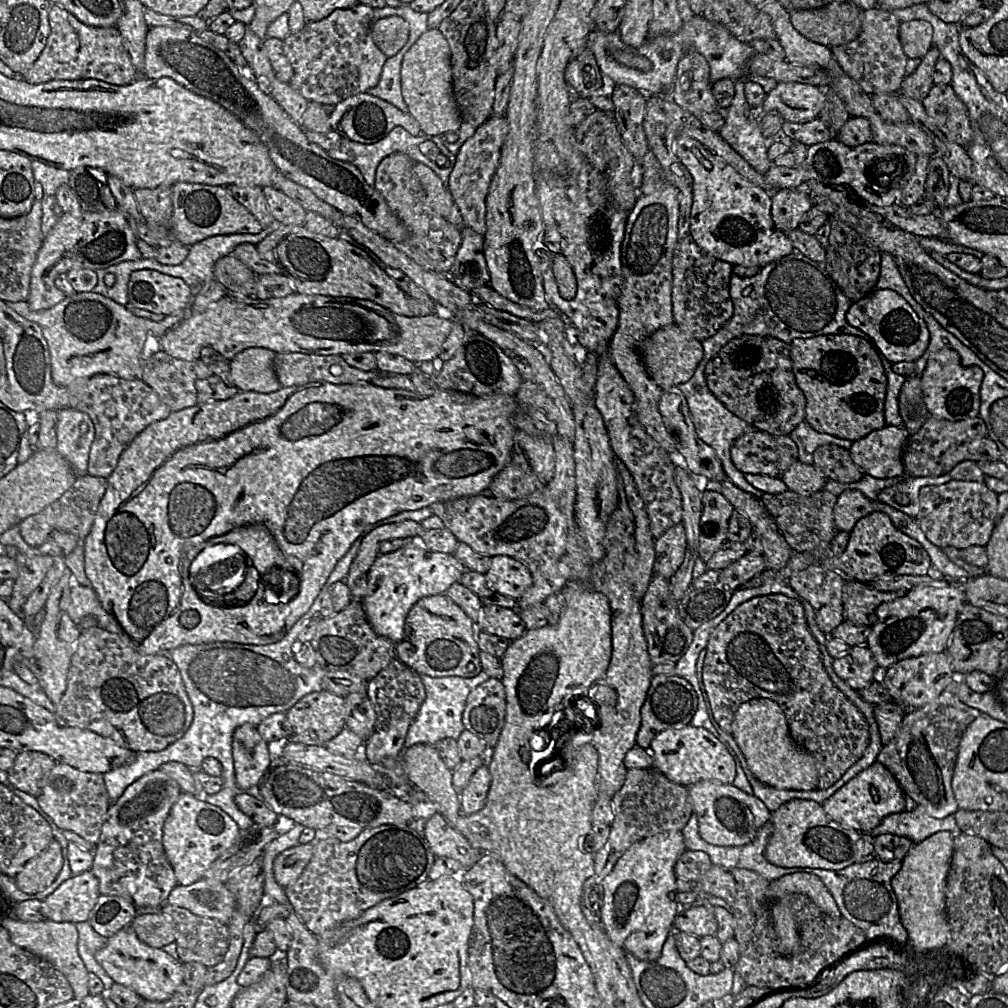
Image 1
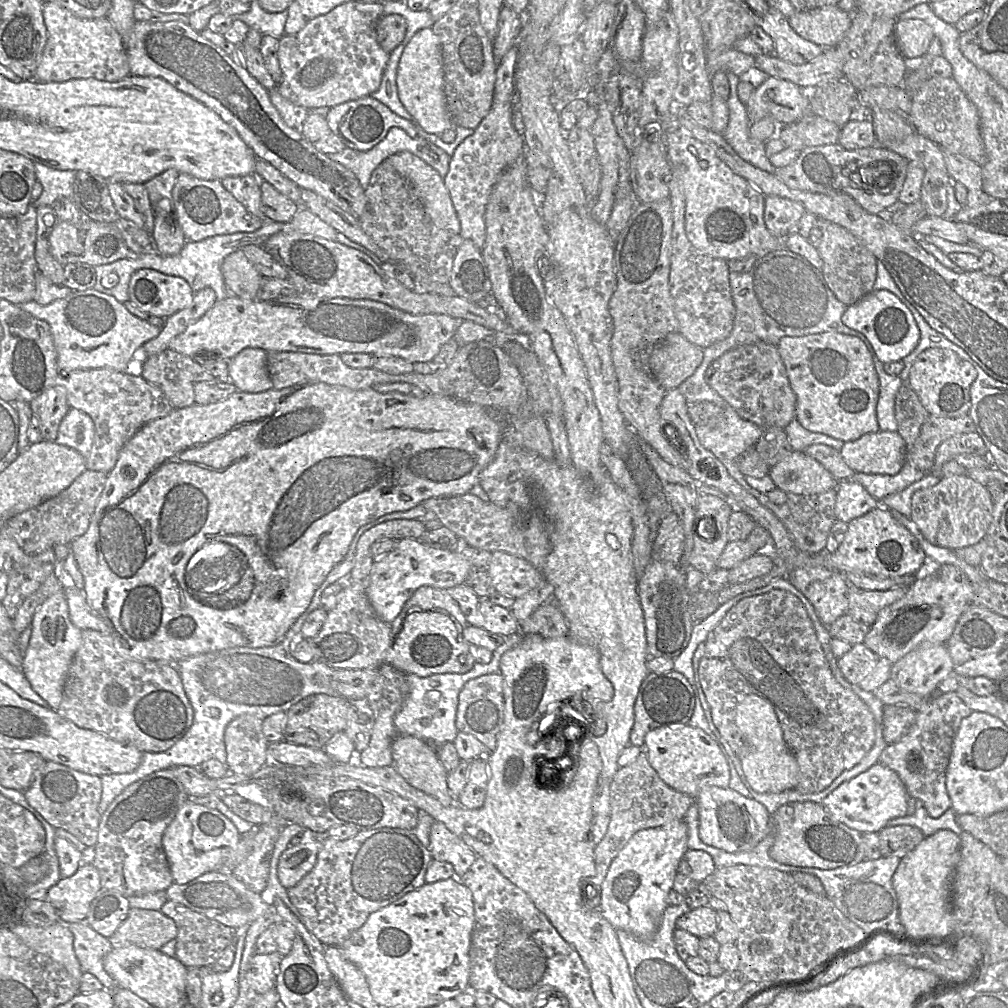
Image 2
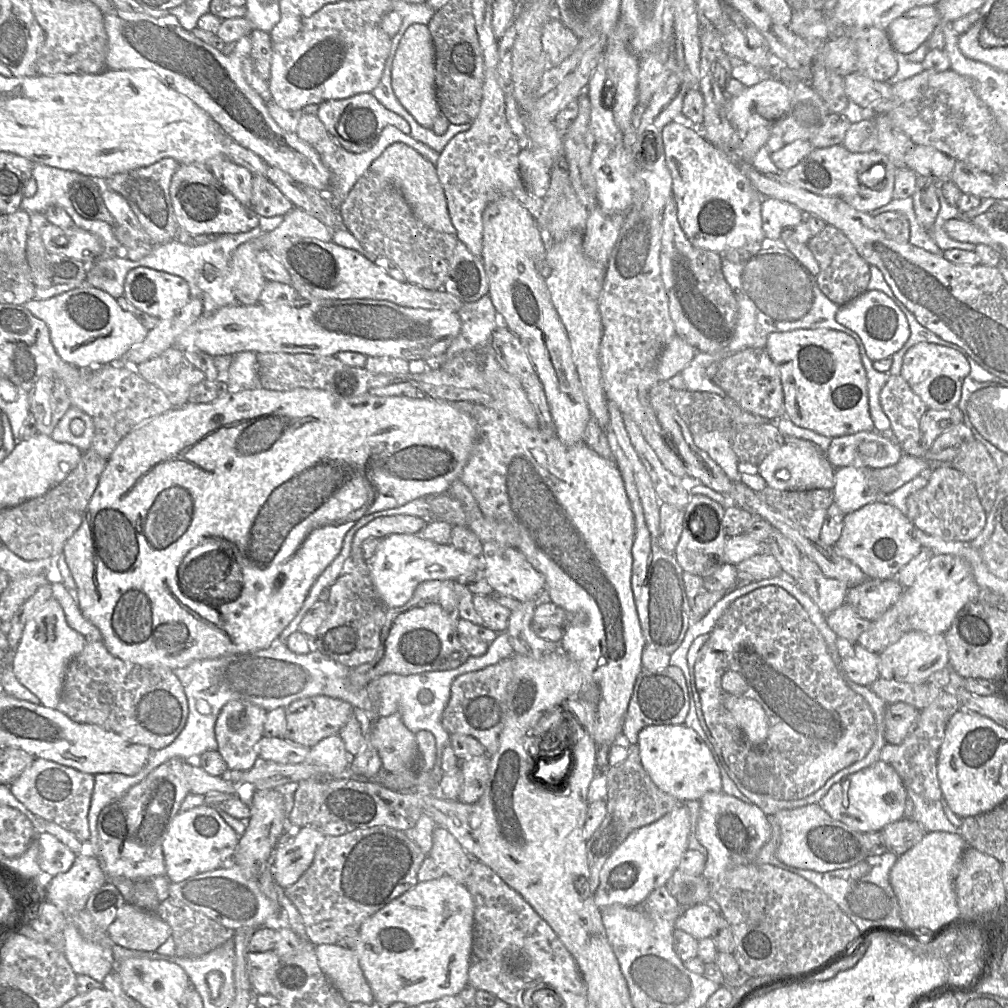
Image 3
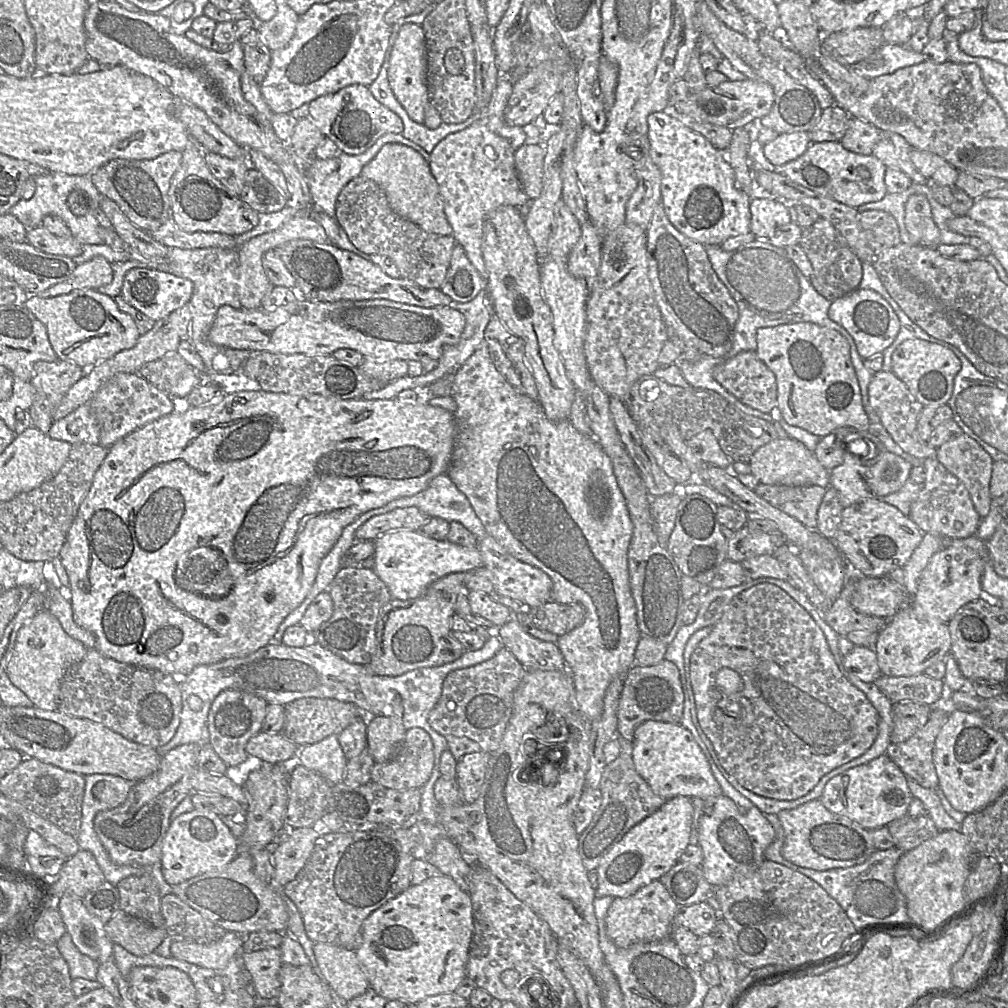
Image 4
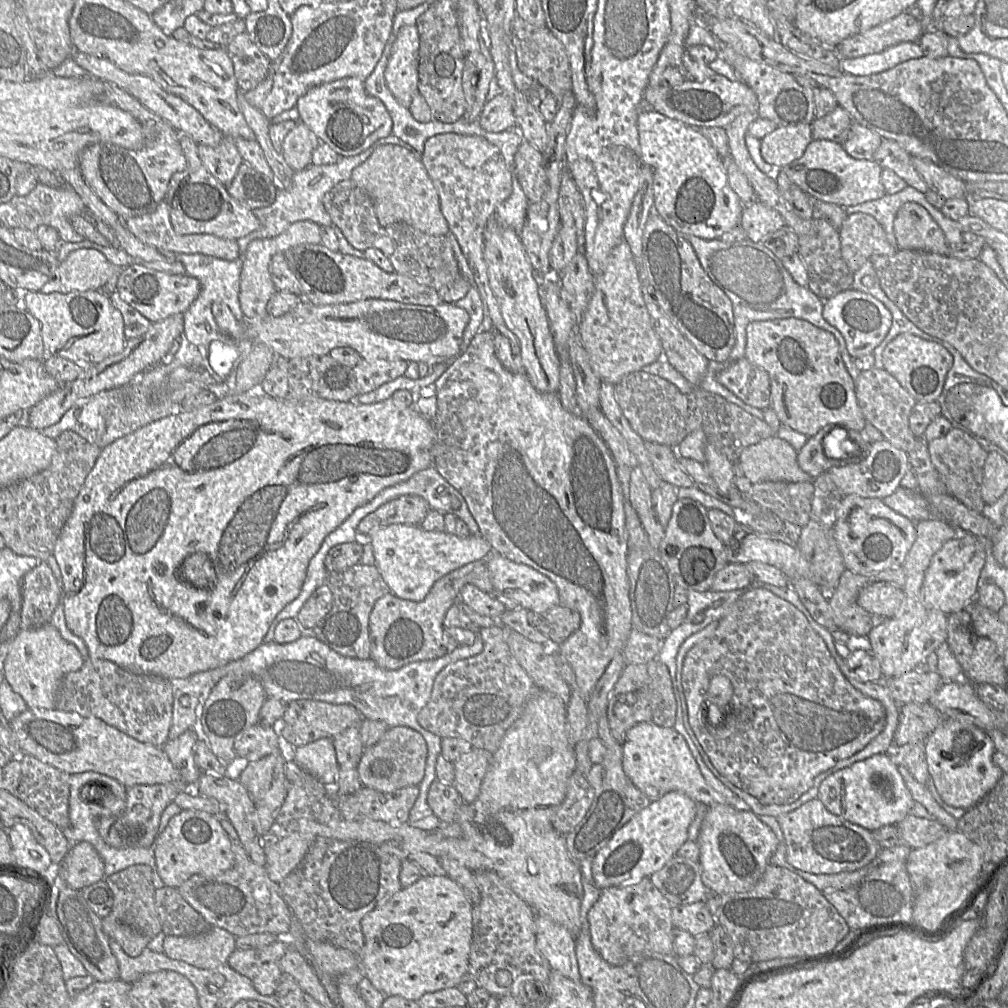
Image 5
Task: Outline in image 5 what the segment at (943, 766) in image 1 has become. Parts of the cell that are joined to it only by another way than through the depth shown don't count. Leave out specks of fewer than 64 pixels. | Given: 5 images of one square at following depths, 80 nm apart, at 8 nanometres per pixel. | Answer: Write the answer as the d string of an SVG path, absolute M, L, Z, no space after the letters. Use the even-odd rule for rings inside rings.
M925 741L893 745L886 753L896 766L905 767L920 783L926 784L930 774L926 760Z

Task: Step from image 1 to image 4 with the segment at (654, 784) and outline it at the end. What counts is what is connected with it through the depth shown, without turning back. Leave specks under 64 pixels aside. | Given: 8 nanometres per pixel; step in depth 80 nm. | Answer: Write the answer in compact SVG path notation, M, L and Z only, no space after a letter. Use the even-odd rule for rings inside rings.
M618 734L614 740L620 748L618 757L608 763L602 773L599 790L602 800L590 824L578 835L578 851L587 871L597 870L605 855L635 825L656 812L666 799L655 794L649 784L637 773L633 758L632 742Z

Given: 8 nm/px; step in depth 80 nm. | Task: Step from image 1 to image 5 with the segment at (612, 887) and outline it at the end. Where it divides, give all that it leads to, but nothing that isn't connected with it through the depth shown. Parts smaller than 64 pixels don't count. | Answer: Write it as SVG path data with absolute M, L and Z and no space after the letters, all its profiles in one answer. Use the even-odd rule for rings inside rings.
M671 791L651 803L621 827L601 848L592 860L594 885L603 890L609 887L625 886L639 883L662 869L677 855L680 847L688 840L688 830L696 815L697 803L687 795Z

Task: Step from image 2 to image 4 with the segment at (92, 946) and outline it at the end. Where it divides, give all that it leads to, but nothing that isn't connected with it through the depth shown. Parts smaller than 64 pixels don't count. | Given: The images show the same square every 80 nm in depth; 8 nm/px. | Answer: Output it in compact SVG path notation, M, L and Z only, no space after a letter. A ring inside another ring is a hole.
M65 933L56 943L56 947L68 964L71 979L83 978L94 981L97 977L98 963L82 954L73 943L71 936Z

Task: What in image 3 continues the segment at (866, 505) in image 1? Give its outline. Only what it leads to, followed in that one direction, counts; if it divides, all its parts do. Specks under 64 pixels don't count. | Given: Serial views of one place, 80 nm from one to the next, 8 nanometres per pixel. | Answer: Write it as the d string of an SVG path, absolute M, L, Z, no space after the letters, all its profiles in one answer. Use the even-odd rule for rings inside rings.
M845 466L841 468L837 468L834 473L834 486L832 488L833 496L834 496L834 503L839 507L839 509L846 515L853 511L858 510L859 508L863 507L866 504L879 501L879 490L876 487L876 481L872 480L872 473L869 473L869 469L874 468L867 468L864 466Z

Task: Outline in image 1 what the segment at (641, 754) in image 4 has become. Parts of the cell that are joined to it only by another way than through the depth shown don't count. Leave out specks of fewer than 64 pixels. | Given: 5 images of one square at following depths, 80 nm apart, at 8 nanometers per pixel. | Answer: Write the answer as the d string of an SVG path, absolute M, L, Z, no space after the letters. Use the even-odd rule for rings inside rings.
M686 725L657 734L648 749L654 765L670 781L688 787L702 780L732 784L736 776L736 759L728 748L710 731L703 727Z

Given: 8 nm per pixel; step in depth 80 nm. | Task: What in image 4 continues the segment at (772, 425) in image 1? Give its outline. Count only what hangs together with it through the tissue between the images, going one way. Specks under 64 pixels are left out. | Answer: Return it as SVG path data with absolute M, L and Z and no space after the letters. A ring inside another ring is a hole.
M743 351L714 367L713 378L742 403L764 413L777 409L776 377L755 351Z

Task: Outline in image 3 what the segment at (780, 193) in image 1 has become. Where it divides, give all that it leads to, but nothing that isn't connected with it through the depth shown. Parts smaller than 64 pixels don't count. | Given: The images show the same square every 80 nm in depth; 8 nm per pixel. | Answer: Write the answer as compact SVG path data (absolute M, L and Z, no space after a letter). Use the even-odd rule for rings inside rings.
M762 198L761 221L765 243L780 243L784 228L803 221L804 213L797 207L775 198Z

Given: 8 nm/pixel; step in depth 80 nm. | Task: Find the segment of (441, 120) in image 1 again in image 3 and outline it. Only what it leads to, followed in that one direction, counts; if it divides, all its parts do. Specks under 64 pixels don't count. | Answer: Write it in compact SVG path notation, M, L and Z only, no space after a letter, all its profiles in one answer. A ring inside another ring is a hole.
M410 25L397 48L392 64L392 89L406 111L424 128L431 129L440 114L435 86L435 49L427 25Z

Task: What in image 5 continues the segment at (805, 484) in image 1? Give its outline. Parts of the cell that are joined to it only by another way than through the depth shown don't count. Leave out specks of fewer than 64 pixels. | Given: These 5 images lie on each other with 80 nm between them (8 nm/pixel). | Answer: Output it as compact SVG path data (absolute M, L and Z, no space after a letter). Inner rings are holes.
M772 435L746 447L737 462L743 476L752 483L812 481L813 478L800 468L797 453L787 441Z

